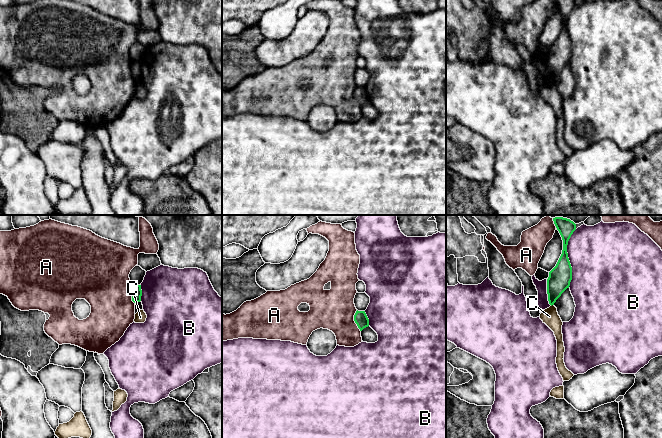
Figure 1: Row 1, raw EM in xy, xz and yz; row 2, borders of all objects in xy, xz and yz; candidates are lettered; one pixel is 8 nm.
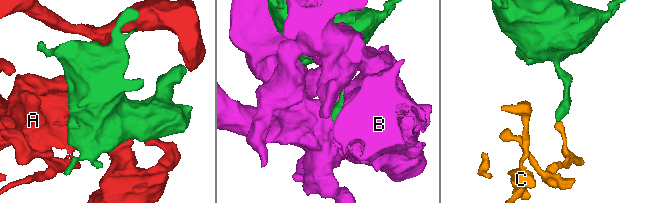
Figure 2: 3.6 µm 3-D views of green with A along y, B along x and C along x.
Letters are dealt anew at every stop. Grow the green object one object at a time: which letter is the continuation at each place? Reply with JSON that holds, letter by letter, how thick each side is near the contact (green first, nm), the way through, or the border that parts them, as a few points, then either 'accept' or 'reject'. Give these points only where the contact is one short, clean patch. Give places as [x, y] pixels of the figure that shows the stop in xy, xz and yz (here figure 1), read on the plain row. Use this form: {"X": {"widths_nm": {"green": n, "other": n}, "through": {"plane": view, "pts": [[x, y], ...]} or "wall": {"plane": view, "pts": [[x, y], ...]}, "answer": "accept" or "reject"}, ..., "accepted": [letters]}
{"A": {"widths_nm": {"green": 110, "other": 320}, "answer": "reject"}, "B": {"widths_nm": {"green": 180, "other": 480}, "answer": "reject"}, "C": {"widths_nm": {"green": 180, "other": 140}, "wall": {"plane": "yz", "pts": [[553, 80], [551, 82]]}, "answer": "reject"}, "accepted": []}

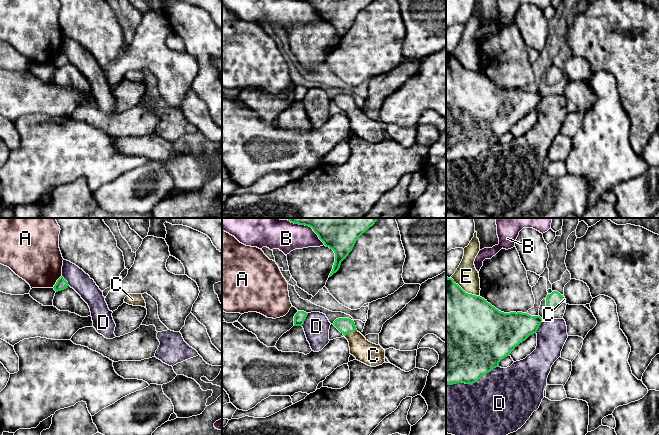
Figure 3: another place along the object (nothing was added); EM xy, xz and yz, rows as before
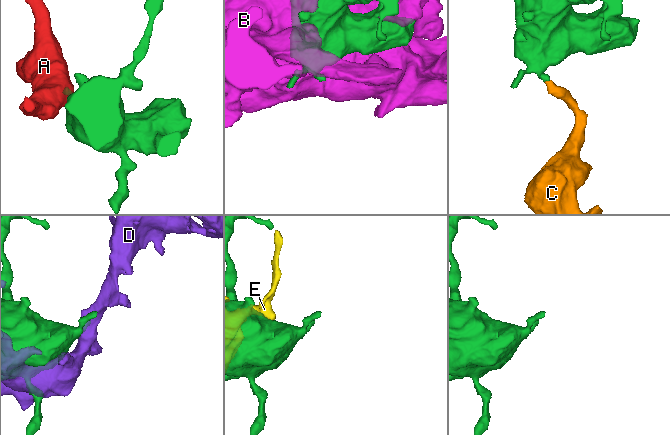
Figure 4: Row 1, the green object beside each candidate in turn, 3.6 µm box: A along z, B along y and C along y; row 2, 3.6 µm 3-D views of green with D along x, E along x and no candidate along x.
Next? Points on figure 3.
{"A": {"widths_nm": {"green": 90, "other": 400}, "answer": "reject"}, "B": {"widths_nm": {"green": 240, "other": 220}, "answer": "reject"}, "C": {"widths_nm": {"green": 130, "other": 180}, "through": {"plane": "xz", "pts": [[345, 101], [350, 107], [364, 127]]}, "answer": "accept"}, "D": {"widths_nm": {"green": 460, "other": 480}, "answer": "reject"}, "E": {"widths_nm": {"green": 500, "other": 190}, "answer": "reject"}, "accepted": ["C"]}

